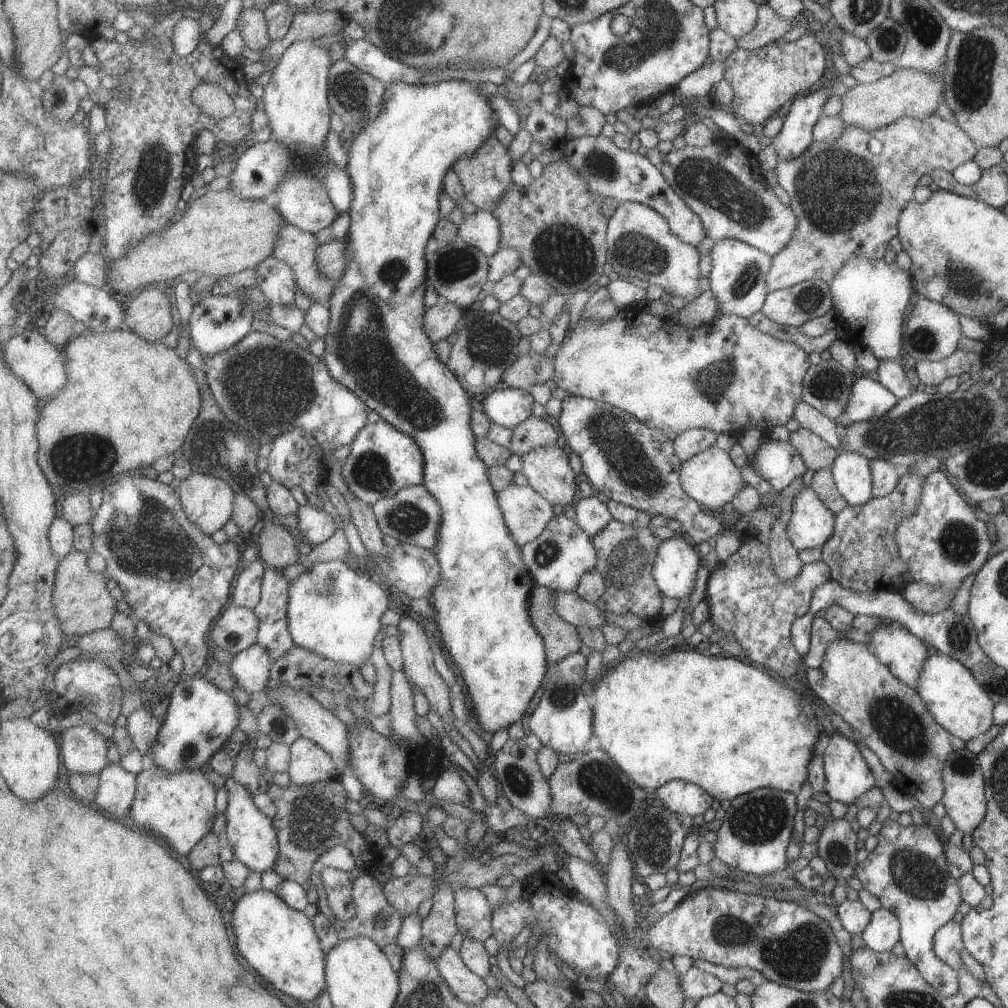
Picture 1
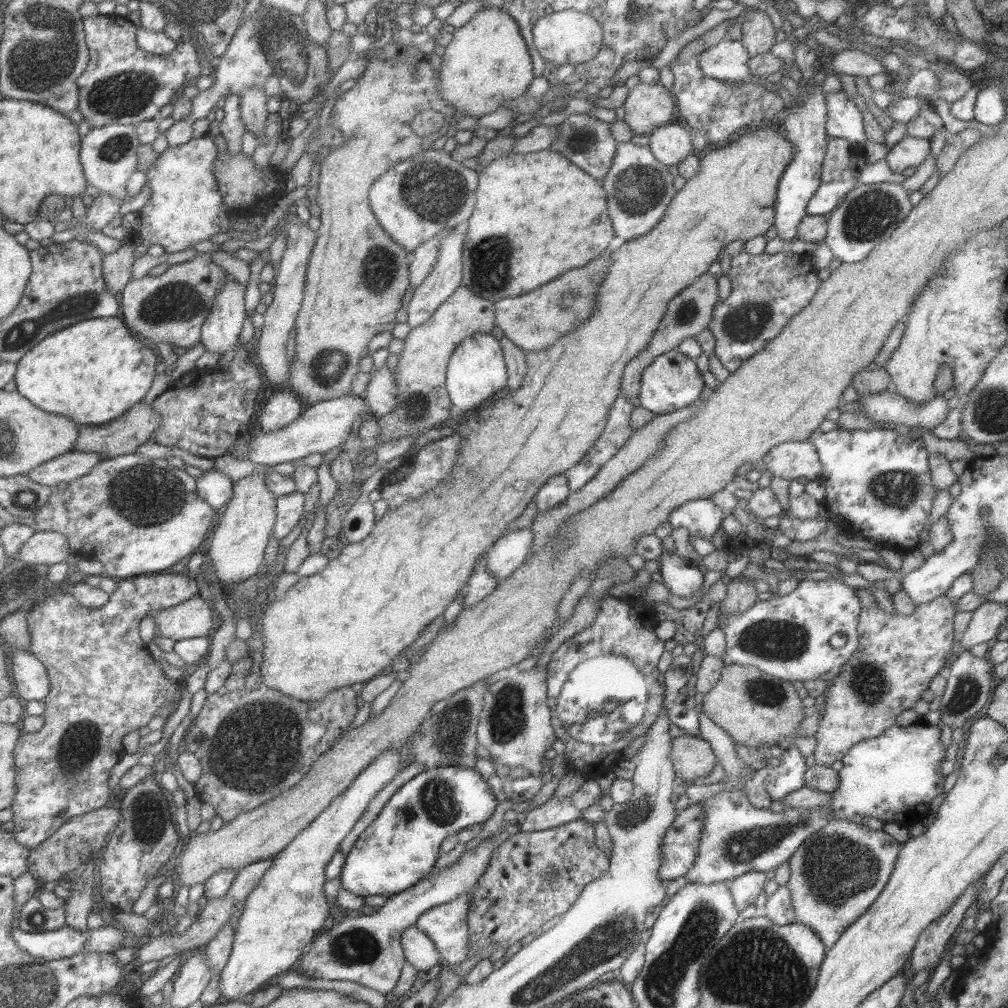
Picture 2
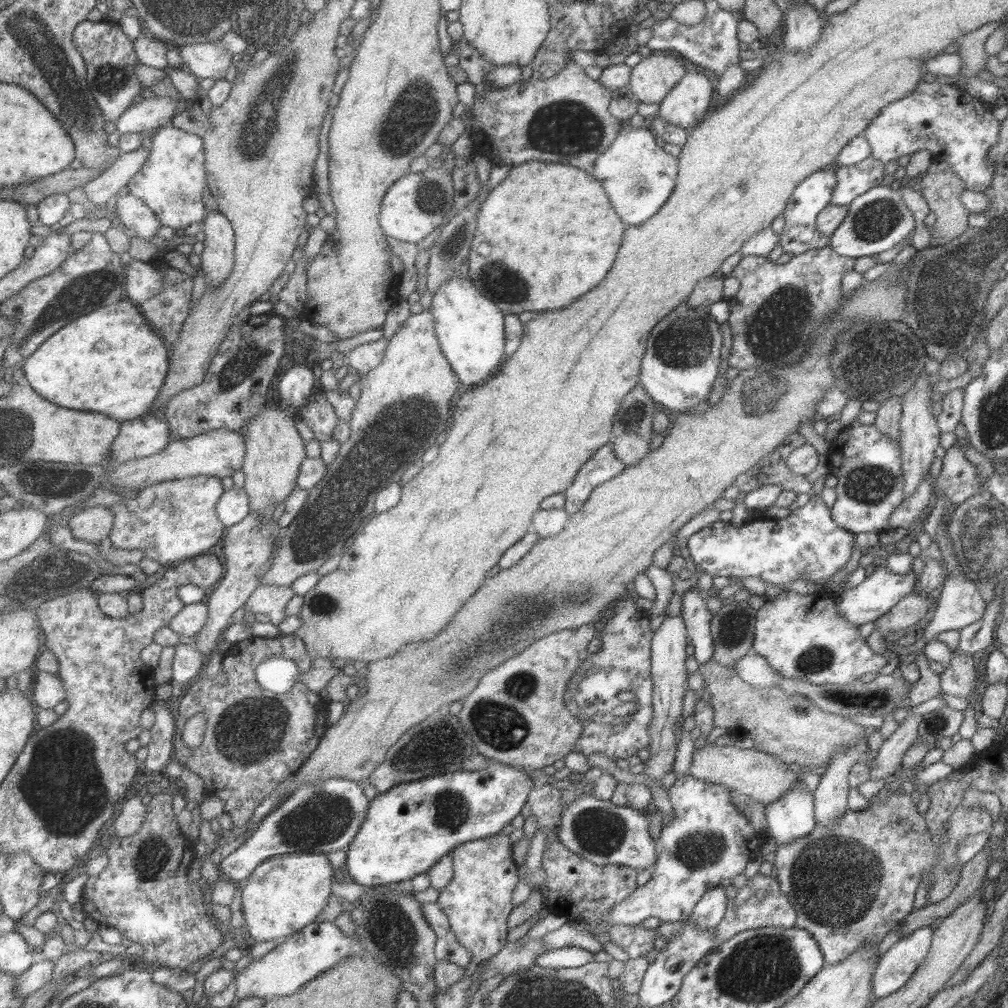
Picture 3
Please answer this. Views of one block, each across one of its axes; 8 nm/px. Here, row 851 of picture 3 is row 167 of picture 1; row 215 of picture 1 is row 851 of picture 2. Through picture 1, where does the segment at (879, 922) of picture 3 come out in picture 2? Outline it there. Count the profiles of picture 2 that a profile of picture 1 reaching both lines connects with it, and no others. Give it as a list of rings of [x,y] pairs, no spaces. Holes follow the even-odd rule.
[[[835,819],[809,835],[788,860],[790,875],[786,887],[796,921],[809,926],[826,949],[832,948],[839,935],[879,897],[893,870],[899,848],[901,843],[884,831],[871,830],[864,824],[845,819]]]

